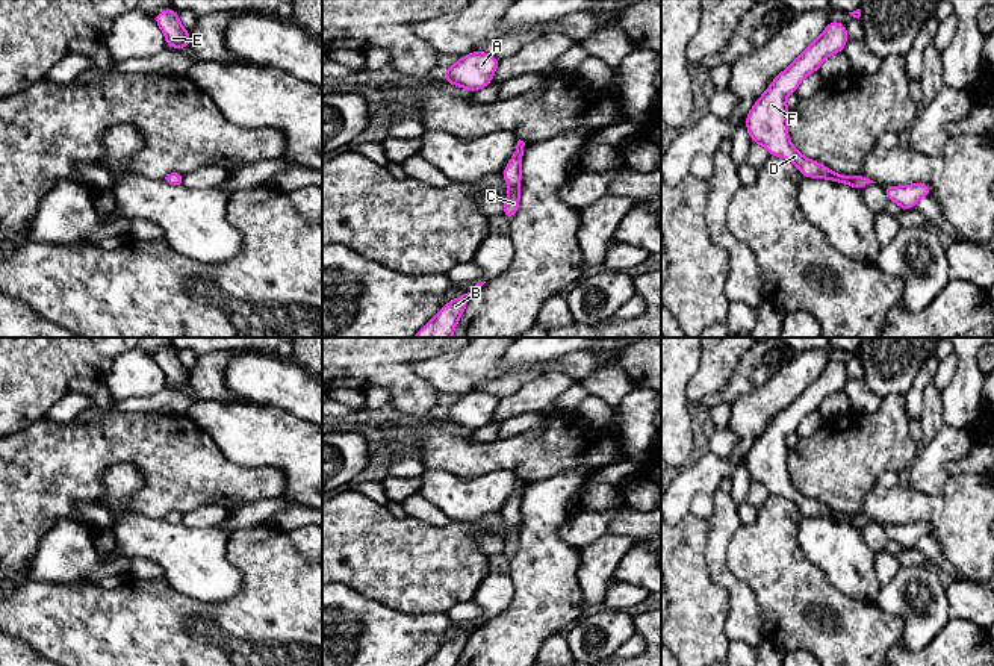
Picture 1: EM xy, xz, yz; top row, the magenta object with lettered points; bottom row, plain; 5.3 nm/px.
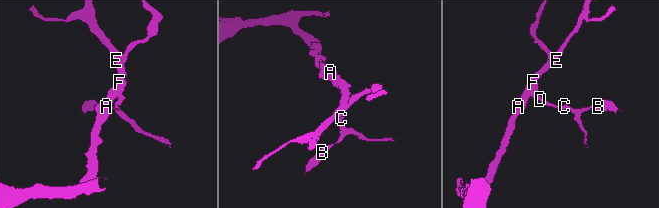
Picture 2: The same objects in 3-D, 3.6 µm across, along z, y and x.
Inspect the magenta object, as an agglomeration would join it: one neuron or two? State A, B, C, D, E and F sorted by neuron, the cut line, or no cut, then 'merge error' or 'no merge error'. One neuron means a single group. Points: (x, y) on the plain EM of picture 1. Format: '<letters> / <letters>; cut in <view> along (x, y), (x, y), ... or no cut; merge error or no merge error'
A B C D E F; no cut; no merge error

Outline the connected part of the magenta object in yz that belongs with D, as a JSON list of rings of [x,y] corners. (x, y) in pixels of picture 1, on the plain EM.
[[[832,359],[823,372],[781,413],[775,416],[769,428],[756,439],[746,456],[746,466],[752,481],[761,483],[772,495],[793,501],[802,516],[829,518],[862,530],[876,522],[864,515],[843,515],[828,506],[800,493],[791,483],[787,471],[788,447],[785,436],[796,431],[799,422],[811,412],[818,410],[822,401],[843,391],[849,380],[846,365]]]

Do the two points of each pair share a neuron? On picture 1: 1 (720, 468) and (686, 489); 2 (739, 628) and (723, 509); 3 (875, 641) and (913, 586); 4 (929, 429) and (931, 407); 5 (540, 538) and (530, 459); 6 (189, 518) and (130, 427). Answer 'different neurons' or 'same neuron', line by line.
1: same neuron
2: same neuron
3: different neurons
4: same neuron
5: different neurons
6: different neurons

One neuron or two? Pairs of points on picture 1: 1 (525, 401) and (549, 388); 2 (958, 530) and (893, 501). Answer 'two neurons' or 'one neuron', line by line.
1: one neuron
2: one neuron

